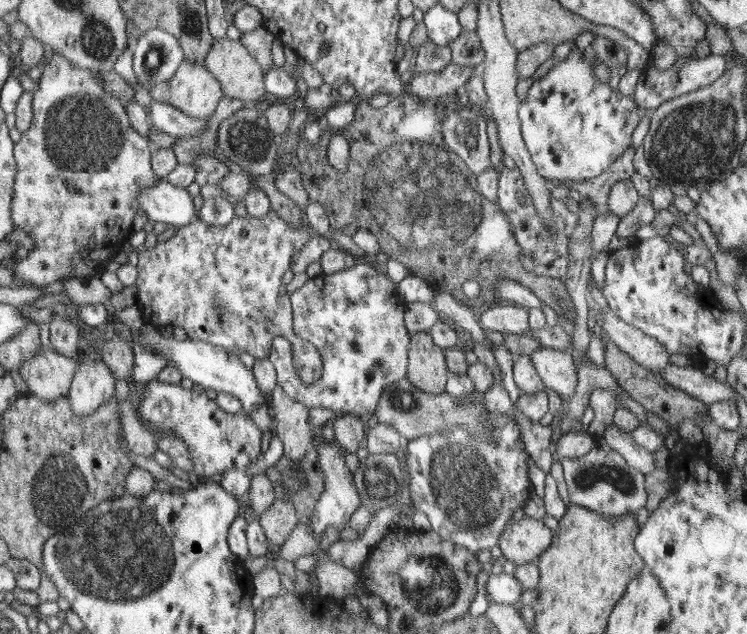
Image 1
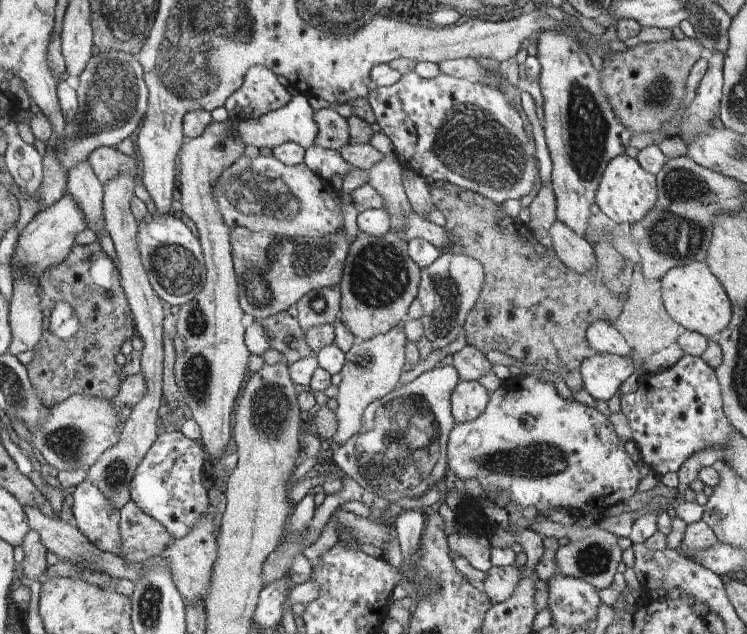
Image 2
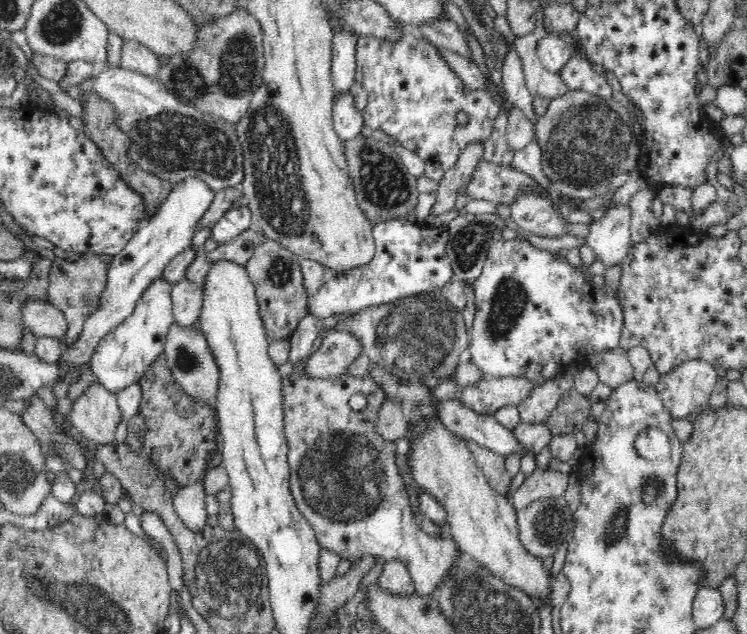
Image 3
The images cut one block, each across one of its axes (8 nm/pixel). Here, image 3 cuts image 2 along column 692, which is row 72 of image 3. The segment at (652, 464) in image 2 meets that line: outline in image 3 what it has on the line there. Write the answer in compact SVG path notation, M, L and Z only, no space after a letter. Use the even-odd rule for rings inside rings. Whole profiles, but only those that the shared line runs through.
M359 35L356 45L355 81L361 84L368 93L368 103L363 114L363 124L373 131L381 129L402 147L416 153L425 164L425 176L440 182L448 168L452 168L460 156L460 150L470 142L452 142L458 138L462 126L458 125L456 114L466 99L465 84L450 68L442 48L430 44L430 40L416 39L410 43L404 38L396 42L374 38L370 35Z

